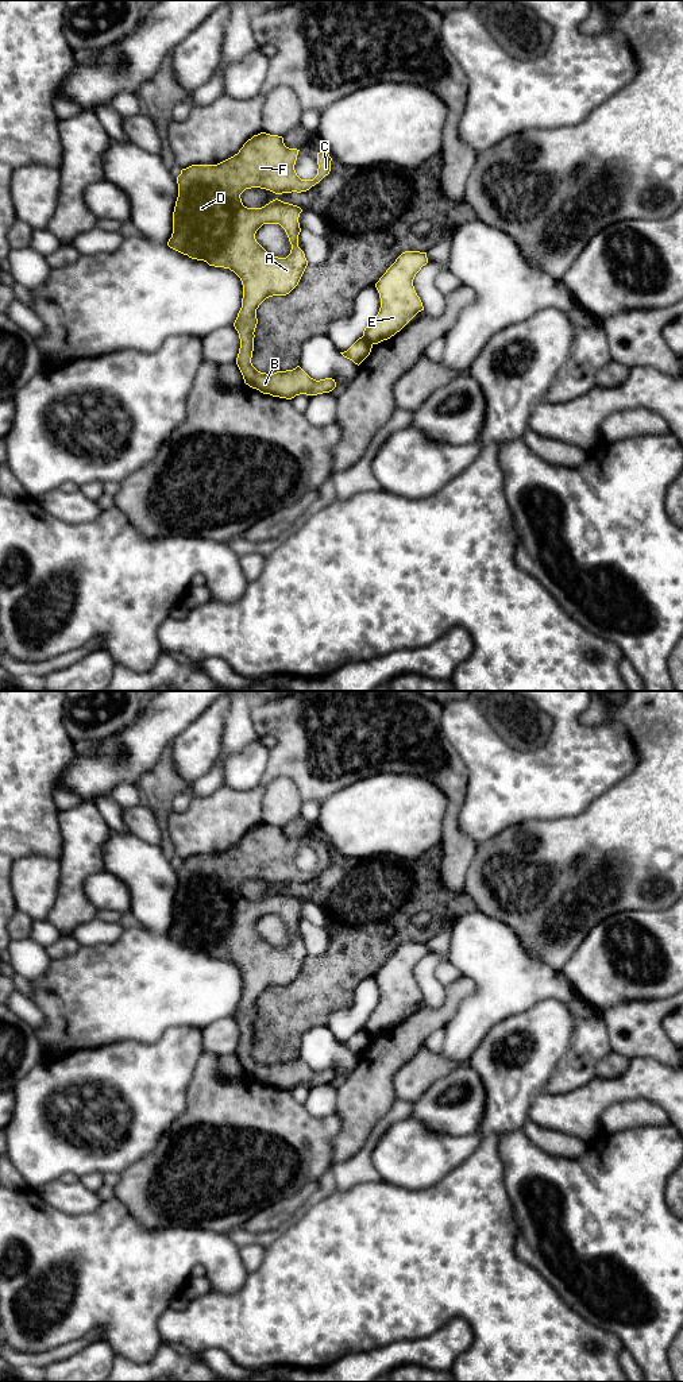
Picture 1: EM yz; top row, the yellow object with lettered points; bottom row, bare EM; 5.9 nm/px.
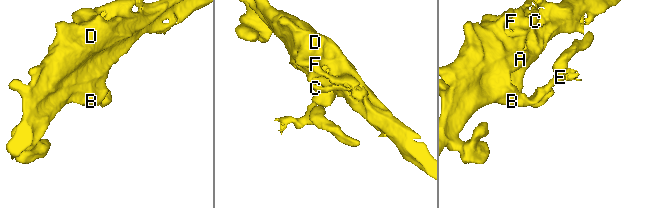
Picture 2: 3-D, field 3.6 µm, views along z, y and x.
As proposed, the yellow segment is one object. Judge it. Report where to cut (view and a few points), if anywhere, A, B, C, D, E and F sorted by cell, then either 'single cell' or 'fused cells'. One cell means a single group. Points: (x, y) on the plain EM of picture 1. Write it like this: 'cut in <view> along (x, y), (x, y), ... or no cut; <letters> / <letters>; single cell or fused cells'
cut in yz along (362, 1027), (371, 1035); A B C D F / E; fused cells

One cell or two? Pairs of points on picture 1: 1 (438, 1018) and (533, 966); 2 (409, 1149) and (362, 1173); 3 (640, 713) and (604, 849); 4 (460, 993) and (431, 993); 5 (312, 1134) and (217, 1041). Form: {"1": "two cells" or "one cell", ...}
{"1": "two cells", "2": "two cells", "3": "one cell", "4": "two cells", "5": "two cells"}

